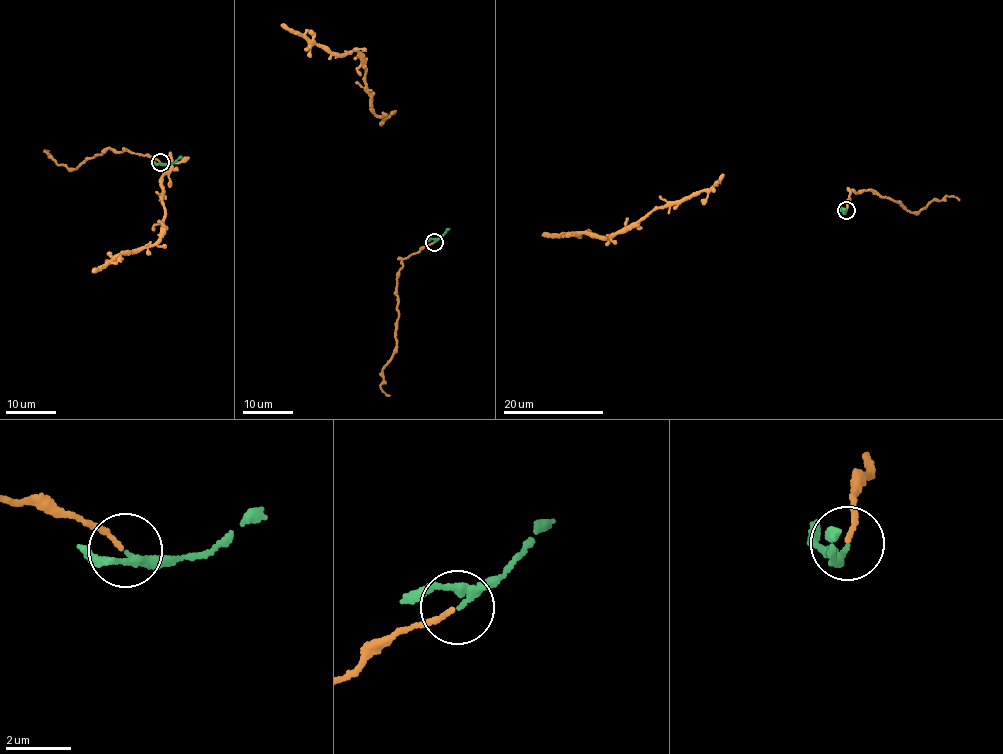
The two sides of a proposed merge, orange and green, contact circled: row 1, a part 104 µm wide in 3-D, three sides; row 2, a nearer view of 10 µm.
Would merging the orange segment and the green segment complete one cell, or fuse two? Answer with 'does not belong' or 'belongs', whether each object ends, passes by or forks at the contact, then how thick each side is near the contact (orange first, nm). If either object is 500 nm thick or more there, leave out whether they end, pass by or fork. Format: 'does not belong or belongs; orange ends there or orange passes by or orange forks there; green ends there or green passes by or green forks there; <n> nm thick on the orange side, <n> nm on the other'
belongs; orange ends there; green passes by; 150 nm thick on the orange side, 200 nm on the other

